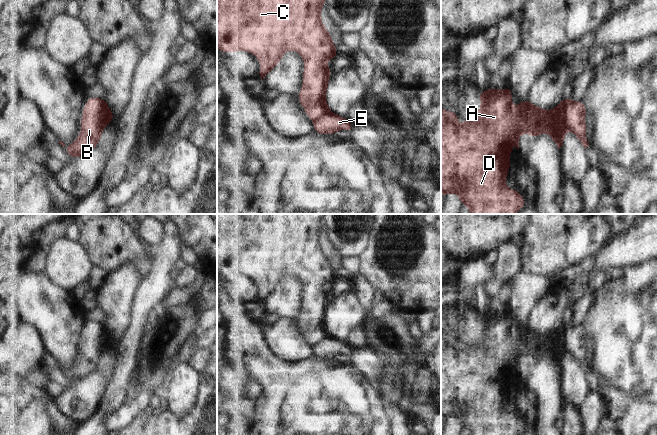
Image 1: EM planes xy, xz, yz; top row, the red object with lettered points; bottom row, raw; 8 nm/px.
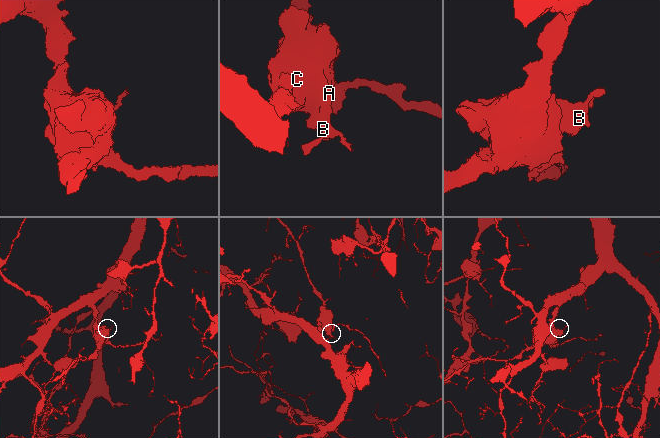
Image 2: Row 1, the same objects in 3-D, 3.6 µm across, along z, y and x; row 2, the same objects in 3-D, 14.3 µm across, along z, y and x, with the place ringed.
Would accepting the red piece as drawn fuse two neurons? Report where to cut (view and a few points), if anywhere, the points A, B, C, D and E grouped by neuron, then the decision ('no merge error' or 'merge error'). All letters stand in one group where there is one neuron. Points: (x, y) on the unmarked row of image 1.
cut in yz along (574, 326), (565, 334), (565, 349), (568, 353); A B C D / E; merge error

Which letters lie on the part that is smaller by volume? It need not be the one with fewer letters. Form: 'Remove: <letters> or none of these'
Remove: E.

